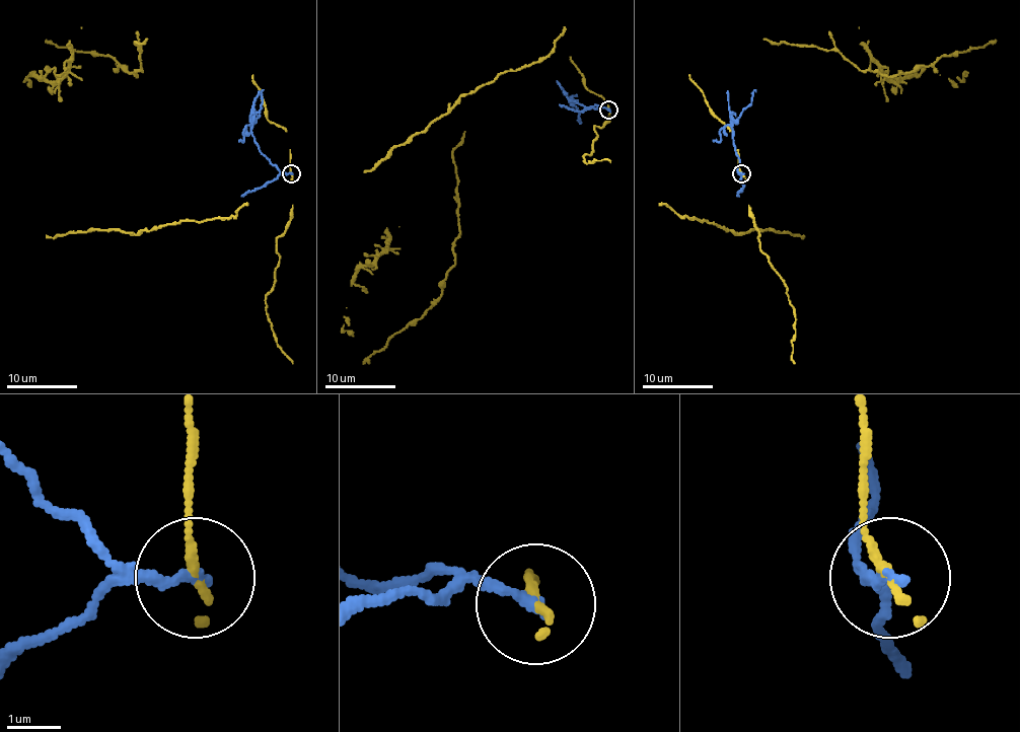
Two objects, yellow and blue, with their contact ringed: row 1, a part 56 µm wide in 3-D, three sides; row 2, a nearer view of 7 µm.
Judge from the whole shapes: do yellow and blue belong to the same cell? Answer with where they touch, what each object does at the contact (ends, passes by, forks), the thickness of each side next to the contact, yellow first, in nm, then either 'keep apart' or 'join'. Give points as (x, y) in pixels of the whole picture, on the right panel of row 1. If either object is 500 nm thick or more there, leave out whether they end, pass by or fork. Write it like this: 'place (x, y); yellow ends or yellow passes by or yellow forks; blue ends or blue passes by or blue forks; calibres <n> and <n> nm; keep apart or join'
place (741, 173); yellow ends; blue ends; calibres 190 and 200 nm; keep apart

